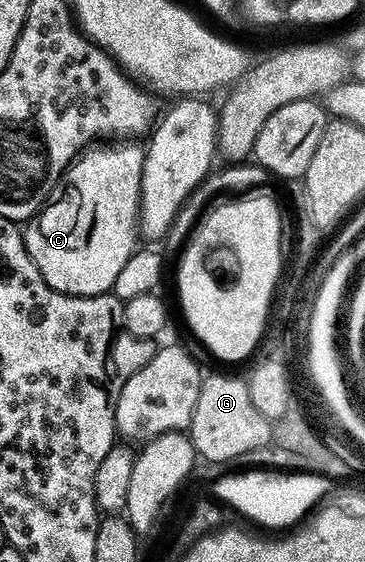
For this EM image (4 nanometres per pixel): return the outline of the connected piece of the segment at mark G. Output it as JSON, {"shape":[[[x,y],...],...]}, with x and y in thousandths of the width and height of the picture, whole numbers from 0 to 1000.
{"shape":[[[581,665],[556,674],[542,712],[529,730],[532,747],[510,770],[526,783],[540,810],[570,822],[658,819],[668,806],[696,804],[742,788],[751,758],[737,744],[718,740],[690,710],[690,690],[677,678],[633,673],[625,665]]]}

